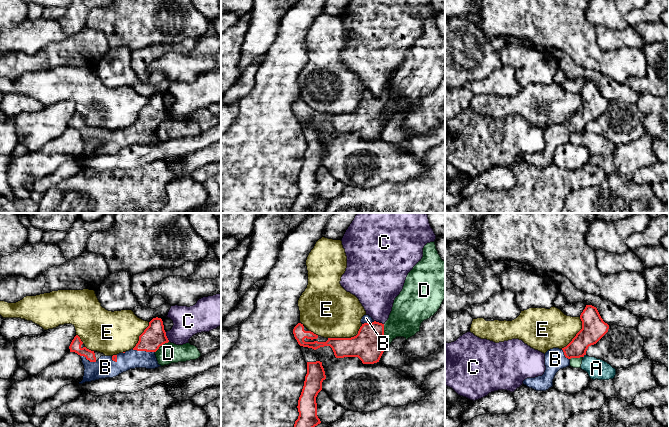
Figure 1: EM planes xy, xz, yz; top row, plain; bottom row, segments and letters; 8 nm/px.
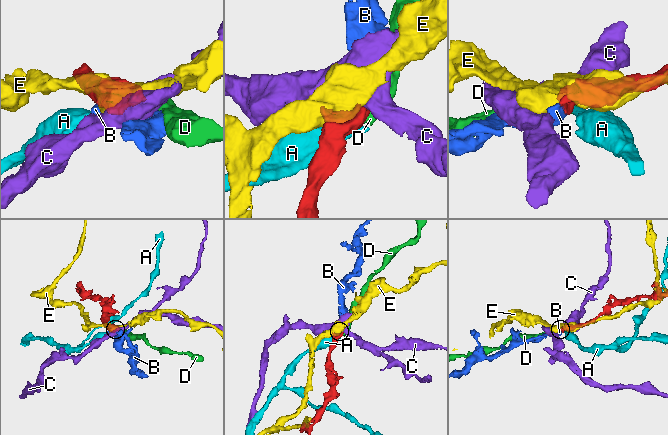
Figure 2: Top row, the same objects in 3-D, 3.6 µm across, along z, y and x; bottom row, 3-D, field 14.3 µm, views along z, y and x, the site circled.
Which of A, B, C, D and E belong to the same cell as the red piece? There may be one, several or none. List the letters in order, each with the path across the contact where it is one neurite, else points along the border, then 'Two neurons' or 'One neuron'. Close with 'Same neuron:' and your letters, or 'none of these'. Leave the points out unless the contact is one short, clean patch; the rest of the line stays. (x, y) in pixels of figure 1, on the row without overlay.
A: Boundary: yz (585, 130), (583, 133). Two neurons
B: One neuron
C: Boundary: xy (164, 107), (169, 117). Two neurons
D: Boundary: xz (383, 100), (383, 111), (387, 117), (385, 125). Two neurons
E: Two neurons
Same neuron: B

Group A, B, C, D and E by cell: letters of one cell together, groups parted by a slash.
A D / B / C / E

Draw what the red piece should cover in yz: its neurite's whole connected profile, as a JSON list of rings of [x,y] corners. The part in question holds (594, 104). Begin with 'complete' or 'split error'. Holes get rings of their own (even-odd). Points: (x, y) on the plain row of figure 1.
split error; [[[586,81],[580,91],[582,105],[564,124],[553,124],[545,129],[546,146],[542,152],[527,154],[523,160],[536,167],[546,167],[553,163],[556,149],[570,142],[571,134],[586,131],[589,122],[596,120],[607,108],[609,101],[603,97],[596,83]]]

